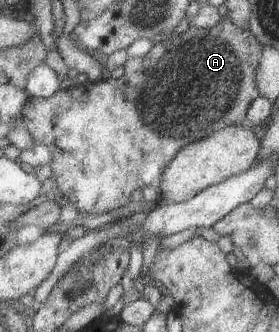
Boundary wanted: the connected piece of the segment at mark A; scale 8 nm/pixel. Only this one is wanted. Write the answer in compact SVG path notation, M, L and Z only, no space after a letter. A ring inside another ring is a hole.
M227 16L220 18L219 22L211 28L194 28L187 27L182 33L168 32L160 39L160 42L152 43L151 49L145 56L141 58L127 57L123 64L123 74L117 80L103 78L101 81L87 80L80 86L58 89L49 98L39 98L29 96L28 102L22 110L22 117L25 121L25 126L34 144L47 146L51 152L51 180L55 182L57 190L62 197L67 198L69 205L77 210L80 216L86 214L103 214L122 207L130 202L130 193L135 189L142 189L145 186L151 186L157 190L160 184L161 174L167 168L167 164L171 162L173 156L180 149L189 145L191 142L197 142L215 131L223 129L225 126L245 125L247 110L249 104L258 98L259 92L255 87L254 75L256 68L259 65L262 47L259 42L253 37L253 34L246 29L241 29L230 22ZM129 88L135 89L136 96L134 100L126 100L123 93Z

